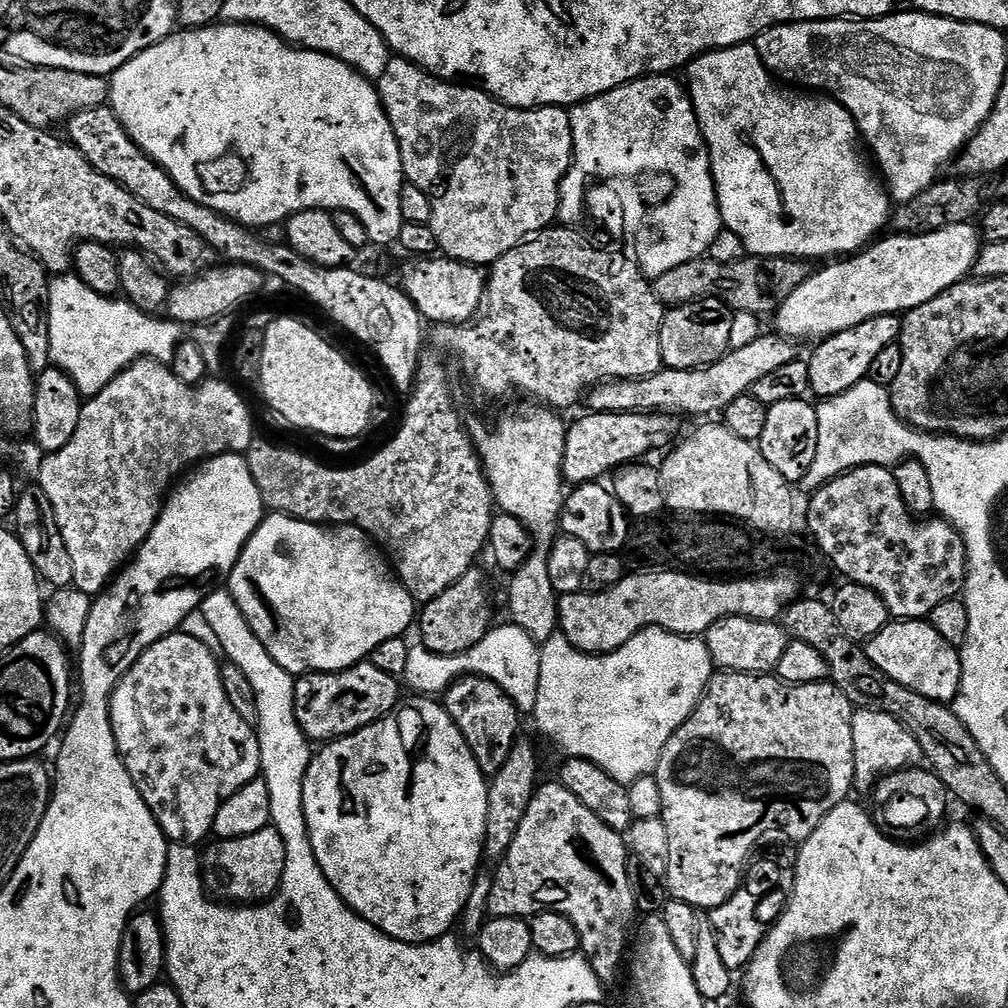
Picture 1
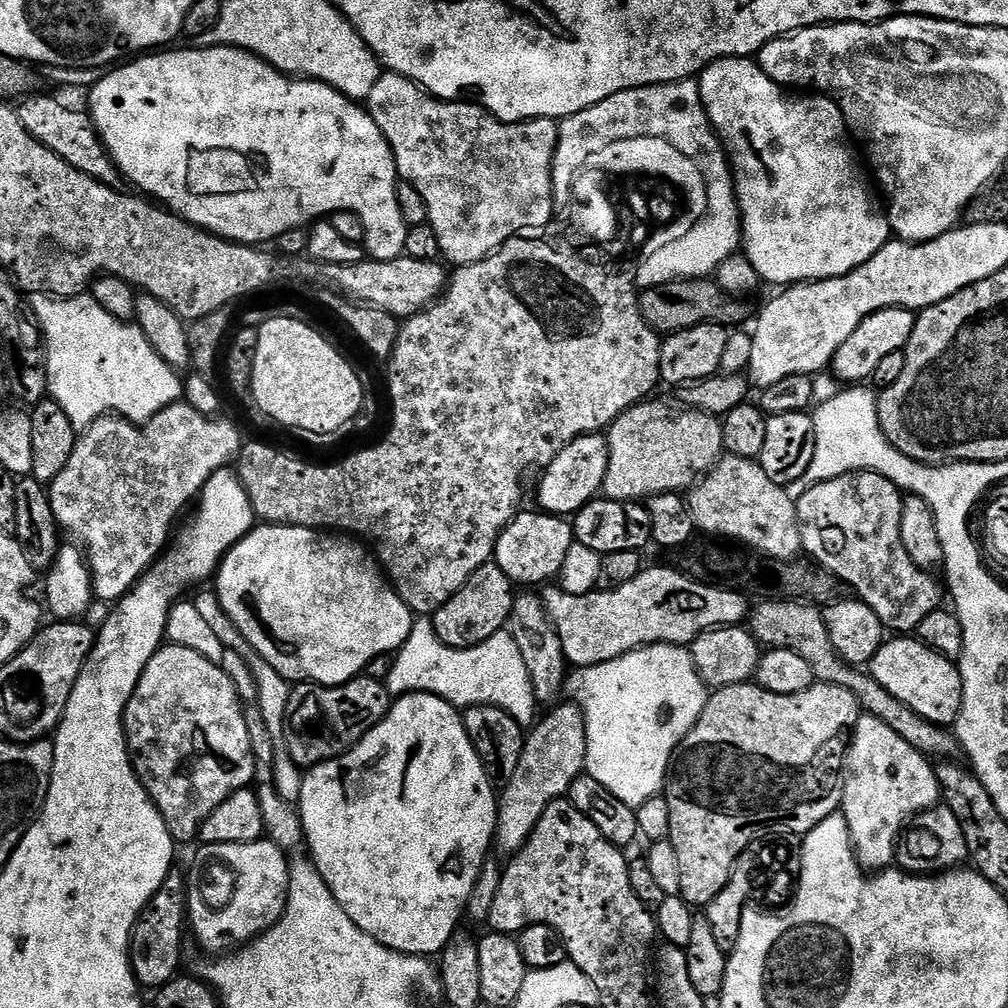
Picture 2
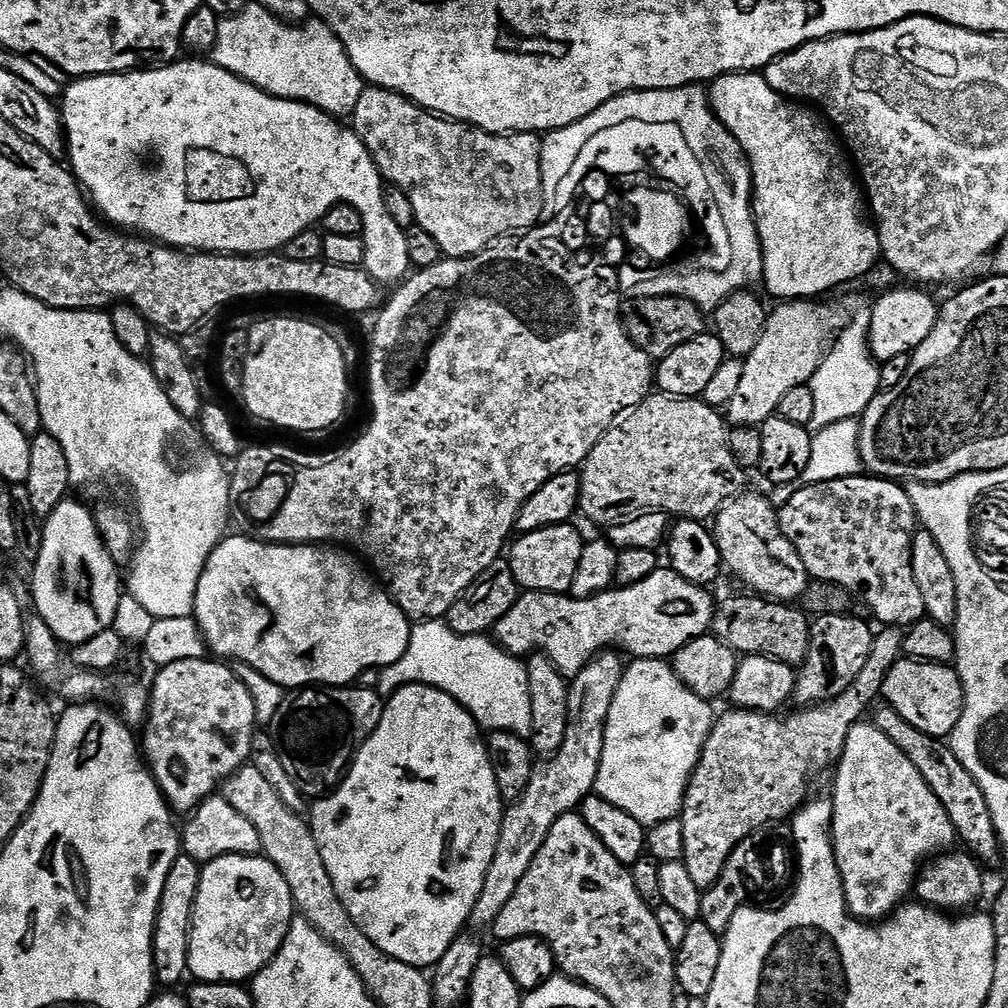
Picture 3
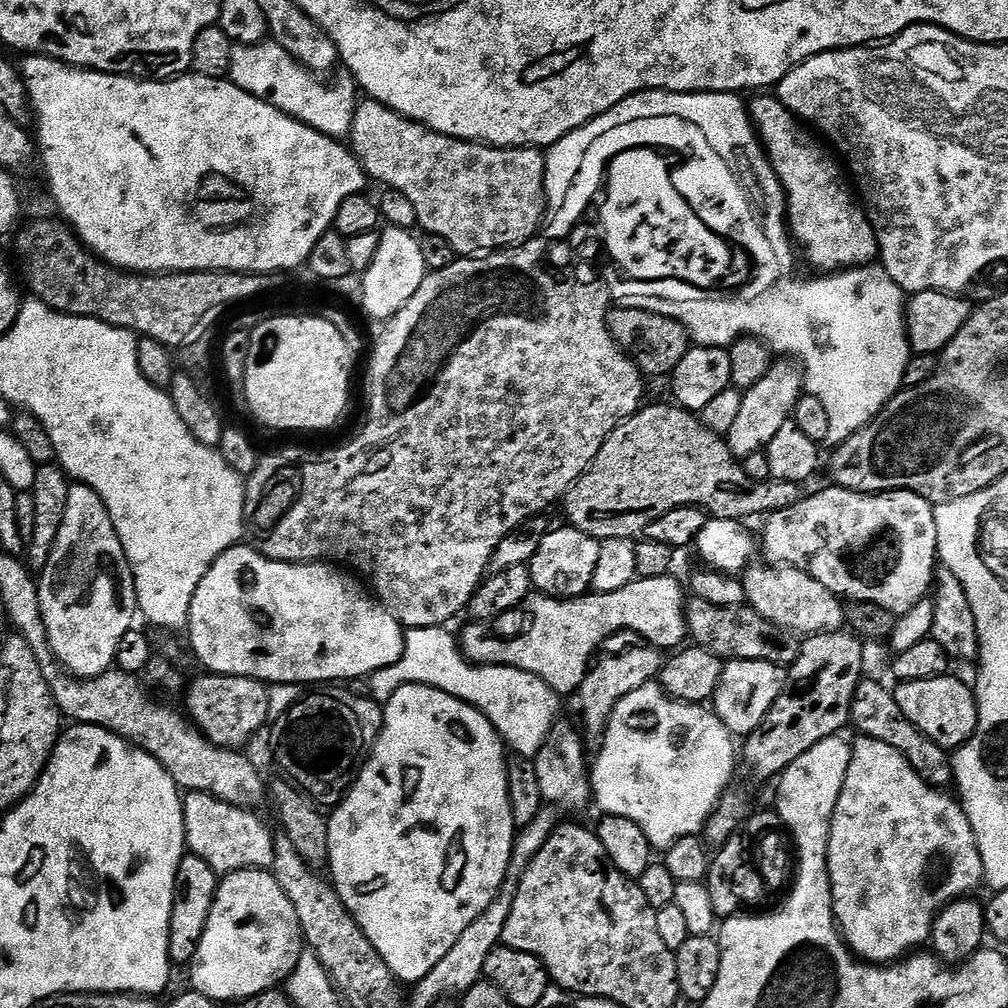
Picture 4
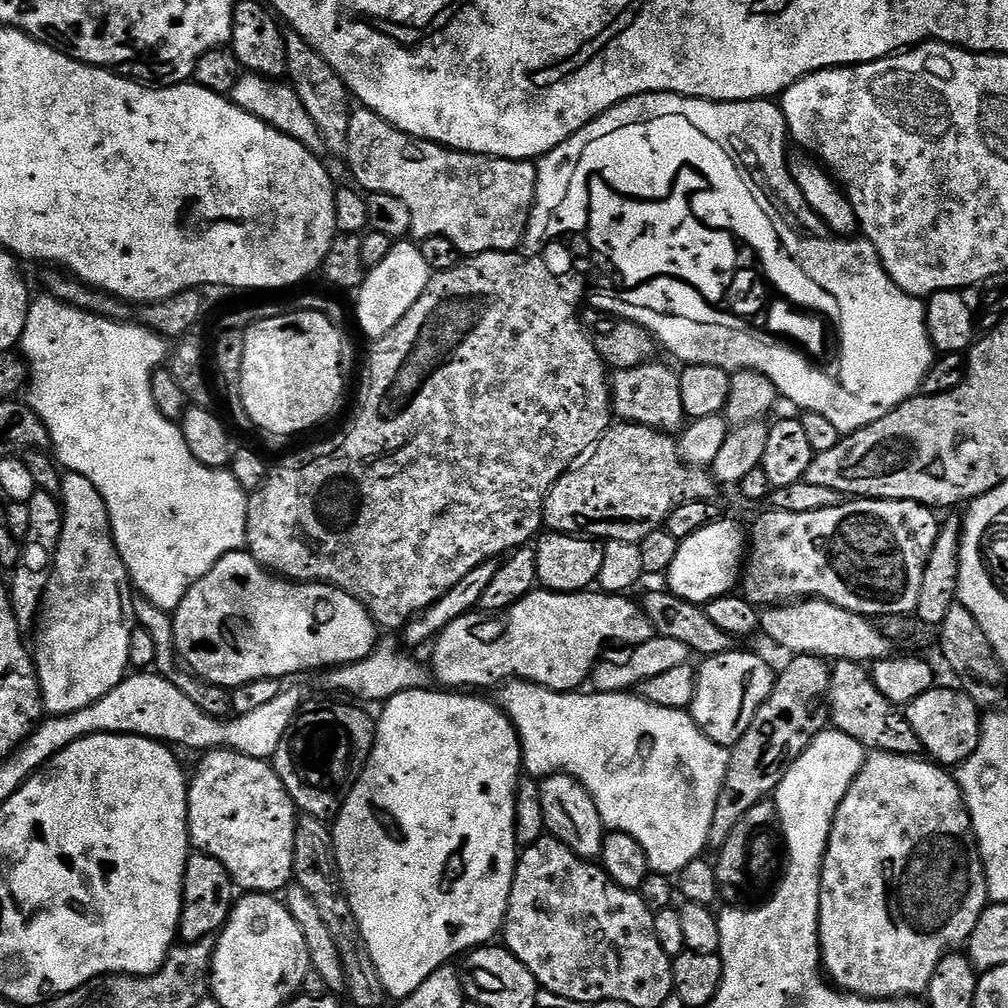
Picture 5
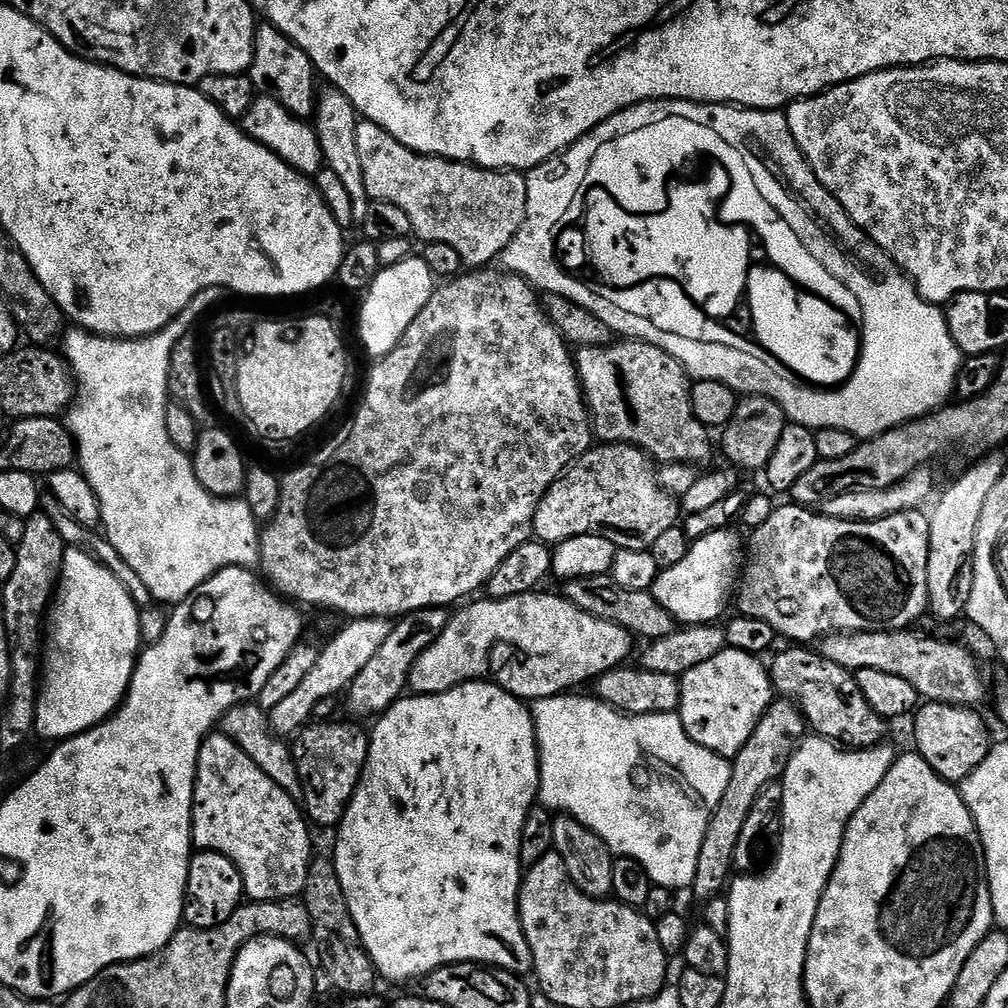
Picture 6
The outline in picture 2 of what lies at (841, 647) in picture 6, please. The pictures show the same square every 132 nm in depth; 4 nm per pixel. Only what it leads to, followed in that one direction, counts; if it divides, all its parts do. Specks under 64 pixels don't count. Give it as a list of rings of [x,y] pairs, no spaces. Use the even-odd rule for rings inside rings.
[[[725,455],[708,473],[687,493],[688,512],[701,533],[709,532],[709,537],[729,536],[732,540],[741,540],[749,544],[756,552],[761,552],[772,562],[787,562],[801,555],[800,531],[796,517],[796,501],[788,494],[783,484],[770,482],[766,478],[766,470],[755,460]]]

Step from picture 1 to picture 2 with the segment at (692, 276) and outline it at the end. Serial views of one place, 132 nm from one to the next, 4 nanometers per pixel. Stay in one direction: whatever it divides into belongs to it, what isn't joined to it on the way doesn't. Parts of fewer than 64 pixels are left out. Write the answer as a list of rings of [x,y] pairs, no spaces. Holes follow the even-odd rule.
[[[712,278],[669,280],[643,289],[639,298],[642,318],[658,334],[681,332],[699,324],[744,326],[748,320],[748,308],[744,305],[747,303],[743,299],[728,296]]]

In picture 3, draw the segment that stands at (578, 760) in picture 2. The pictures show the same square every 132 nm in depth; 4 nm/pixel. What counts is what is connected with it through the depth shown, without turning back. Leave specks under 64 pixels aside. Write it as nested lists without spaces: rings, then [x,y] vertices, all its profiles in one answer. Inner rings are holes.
[[[605,650],[595,656],[578,675],[571,677],[566,738],[554,755],[541,759],[533,767],[524,793],[507,805],[500,823],[494,862],[490,862],[486,882],[482,882],[482,894],[478,894],[478,902],[474,902],[471,927],[487,929],[496,921],[498,914],[502,914],[502,906],[506,906],[514,890],[518,890],[518,882],[526,878],[526,870],[530,870],[530,862],[534,862],[534,854],[542,850],[542,842],[546,842],[550,826],[554,826],[562,814],[577,811],[580,803],[593,795],[602,762],[604,731],[608,725],[610,706],[614,702],[614,694],[618,694],[626,667],[625,661],[620,661],[616,656],[619,655],[615,651]]]

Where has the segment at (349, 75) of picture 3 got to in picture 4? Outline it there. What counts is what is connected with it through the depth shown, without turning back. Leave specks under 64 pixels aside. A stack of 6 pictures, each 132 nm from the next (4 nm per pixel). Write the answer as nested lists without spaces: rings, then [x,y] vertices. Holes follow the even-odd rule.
[[[274,42],[235,45],[228,62],[227,79],[246,90],[246,94],[254,94],[254,98],[282,110],[282,114],[293,116],[322,134],[344,138],[352,131],[352,115],[358,103],[356,81],[347,74],[341,74],[333,84],[323,84],[320,81],[323,79],[302,67]]]

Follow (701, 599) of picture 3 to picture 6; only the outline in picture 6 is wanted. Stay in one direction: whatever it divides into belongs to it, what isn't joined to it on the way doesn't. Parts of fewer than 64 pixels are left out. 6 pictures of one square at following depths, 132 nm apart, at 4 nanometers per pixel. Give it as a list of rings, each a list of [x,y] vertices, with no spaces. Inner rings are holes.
[[[544,591],[527,592],[518,598],[506,598],[505,600],[483,598],[484,600],[478,601],[477,604],[469,603],[467,606],[464,606],[469,606],[469,608],[461,607],[459,609],[461,612],[457,616],[453,615],[449,619],[446,630],[442,630],[442,634],[438,639],[414,662],[414,666],[408,675],[408,688],[418,696],[438,696],[442,692],[448,692],[452,688],[457,688],[459,684],[491,682],[499,688],[504,688],[510,695],[517,696],[519,700],[531,702],[533,700],[541,700],[542,698],[571,693],[573,690],[579,689],[576,688],[579,684],[584,684],[587,680],[588,683],[595,682],[602,674],[621,667],[627,661],[624,659],[631,654],[632,643],[634,643],[632,633],[627,632],[622,626],[618,626],[614,622],[606,622],[602,618],[595,616],[595,614],[586,614],[582,610],[578,610],[578,606],[574,606],[570,601],[565,600],[563,595],[556,594],[556,596],[551,596],[550,593]]]

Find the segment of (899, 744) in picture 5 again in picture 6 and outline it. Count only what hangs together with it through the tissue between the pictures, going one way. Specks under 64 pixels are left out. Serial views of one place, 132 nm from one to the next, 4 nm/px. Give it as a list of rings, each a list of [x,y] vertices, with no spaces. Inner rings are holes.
[[[788,646],[785,652],[780,652],[770,663],[770,675],[772,687],[781,697],[787,698],[797,705],[805,721],[810,725],[817,737],[839,742],[845,749],[859,750],[862,748],[875,748],[881,743],[880,740],[887,734],[889,725],[862,698],[862,690],[858,690],[858,682],[855,675],[849,669],[838,666],[838,662],[830,662],[830,658],[821,656],[819,651],[812,652],[808,646]]]

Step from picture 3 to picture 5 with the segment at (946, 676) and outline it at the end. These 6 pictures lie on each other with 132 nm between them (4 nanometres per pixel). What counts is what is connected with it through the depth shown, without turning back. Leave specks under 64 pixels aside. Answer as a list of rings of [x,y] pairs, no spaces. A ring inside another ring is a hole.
[[[937,686],[922,698],[906,705],[906,715],[914,734],[918,734],[920,747],[935,763],[941,766],[959,766],[969,760],[980,747],[980,730],[982,727],[981,709],[963,692],[952,688]]]

